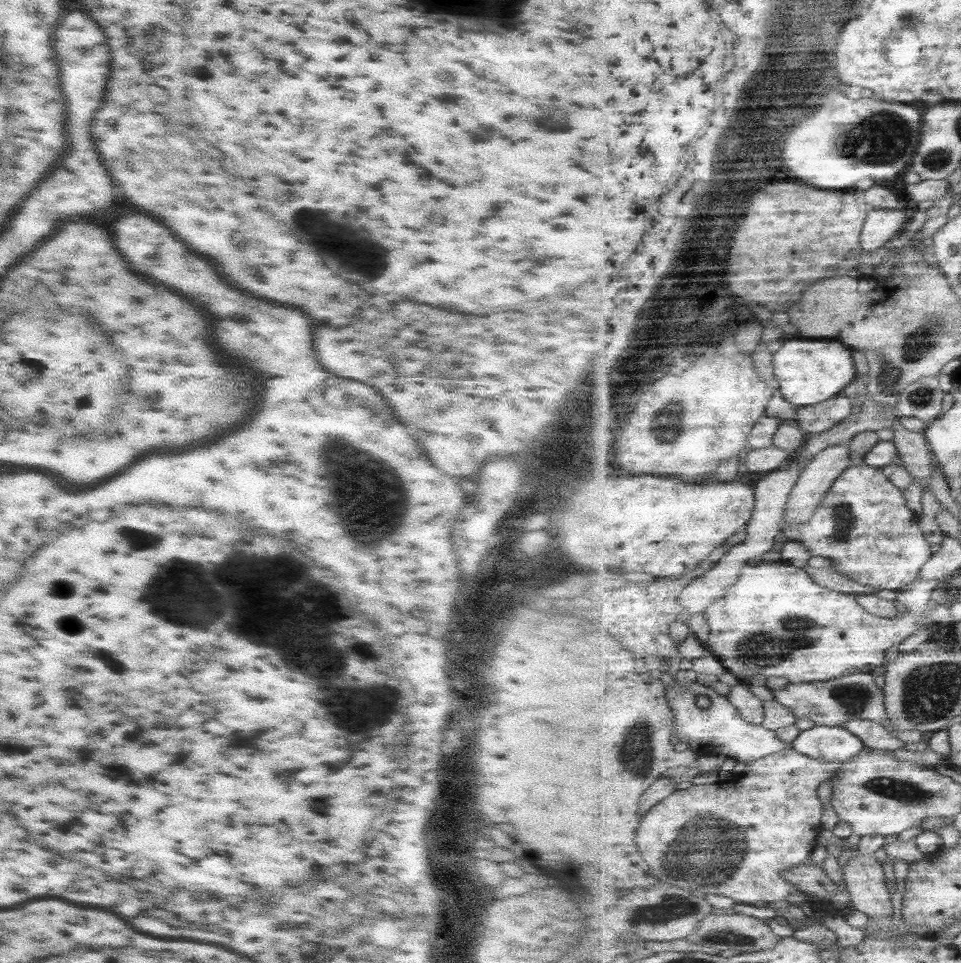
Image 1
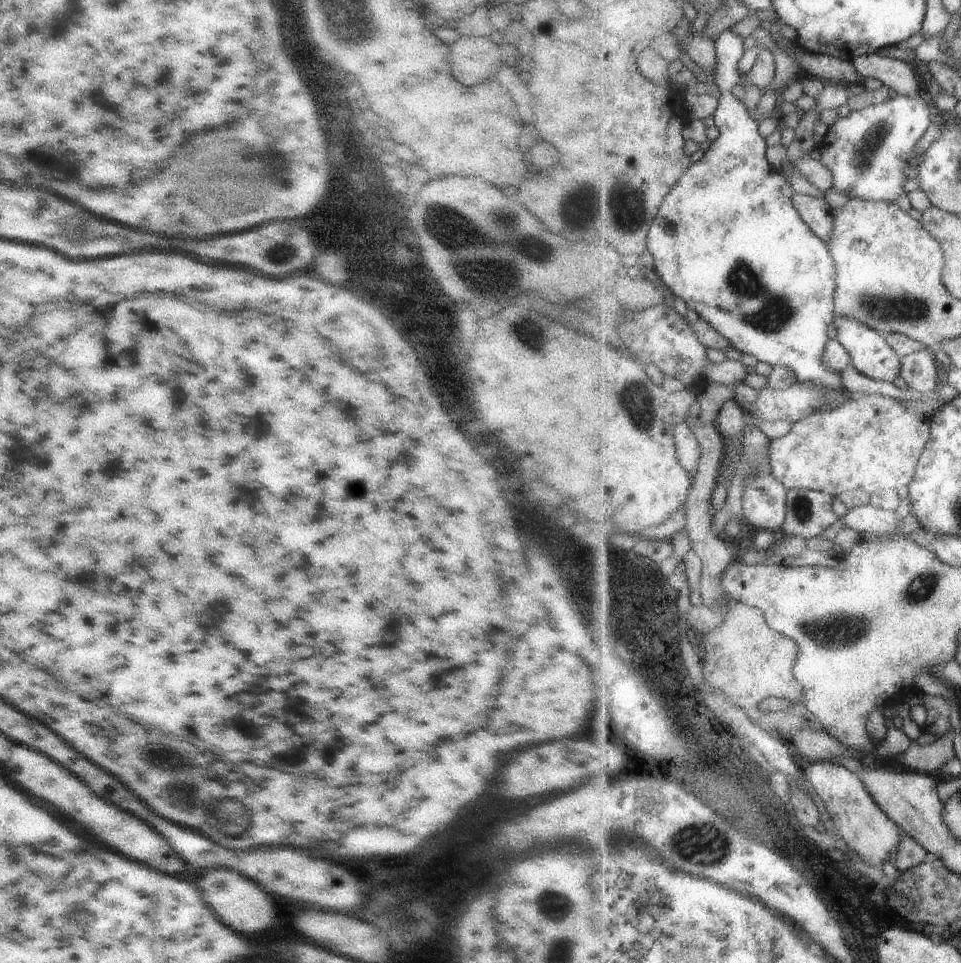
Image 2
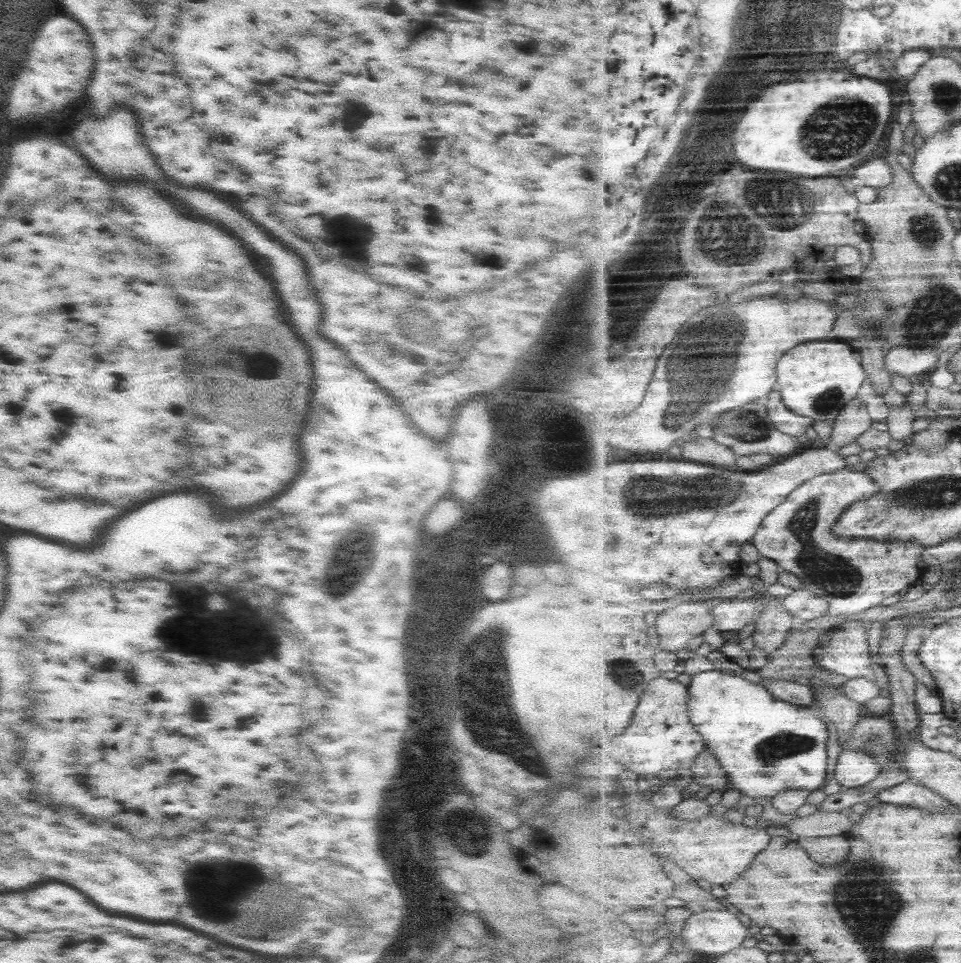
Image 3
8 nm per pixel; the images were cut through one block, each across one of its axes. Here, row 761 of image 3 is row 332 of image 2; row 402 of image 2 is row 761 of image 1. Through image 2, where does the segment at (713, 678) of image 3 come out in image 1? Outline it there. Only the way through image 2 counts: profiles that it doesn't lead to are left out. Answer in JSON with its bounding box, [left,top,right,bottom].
[792,724,865,763]

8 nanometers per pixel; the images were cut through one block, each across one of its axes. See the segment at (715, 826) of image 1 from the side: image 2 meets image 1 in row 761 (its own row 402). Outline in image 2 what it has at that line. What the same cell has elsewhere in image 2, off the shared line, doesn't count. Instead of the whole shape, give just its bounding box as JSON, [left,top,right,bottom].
[751,382,837,424]

